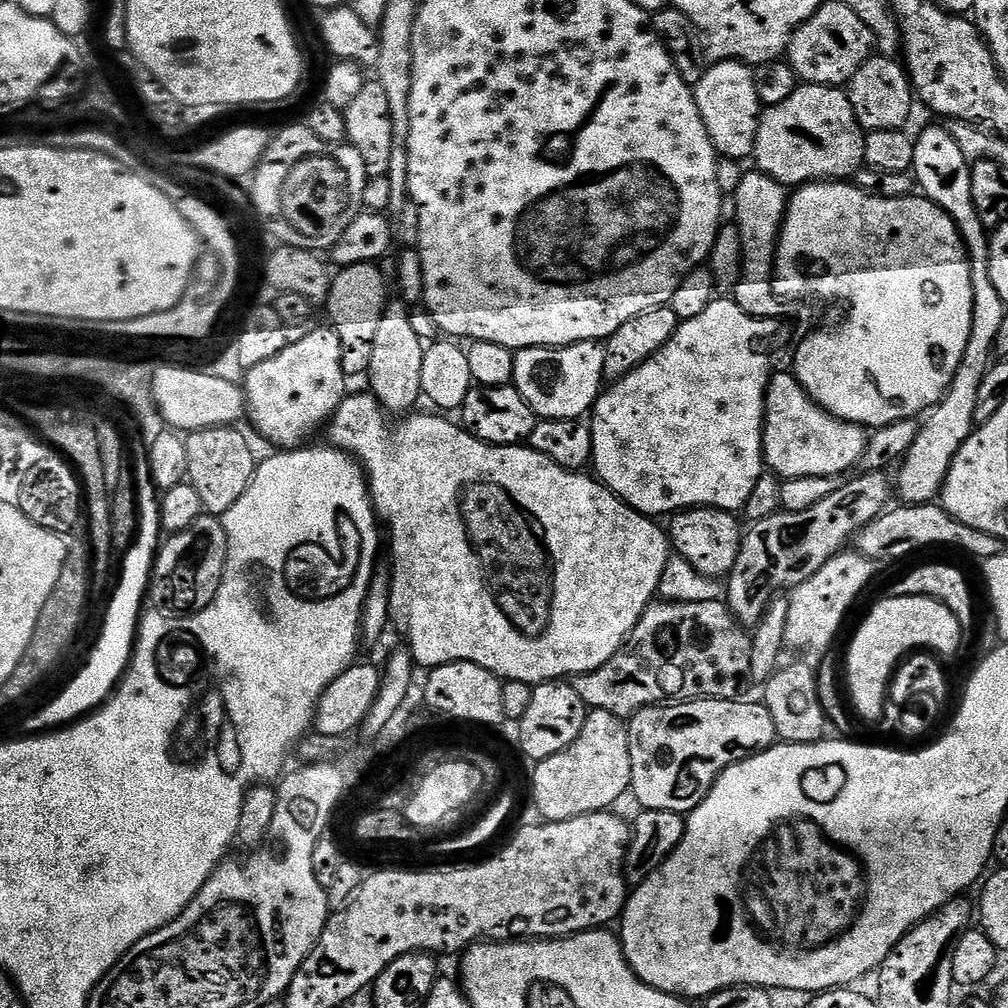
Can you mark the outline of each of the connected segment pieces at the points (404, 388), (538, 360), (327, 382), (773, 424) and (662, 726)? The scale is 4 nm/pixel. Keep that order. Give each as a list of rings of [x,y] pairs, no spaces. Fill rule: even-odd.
[[[399,298],[389,299],[384,305],[382,322],[378,322],[378,335],[374,337],[374,354],[370,357],[370,366],[366,373],[367,387],[373,396],[384,405],[389,413],[408,414],[416,403],[421,403],[422,358],[425,341],[418,338],[414,330],[409,305]]]
[[[584,340],[564,348],[522,348],[515,353],[512,384],[526,398],[537,417],[546,420],[579,420],[591,413],[604,379],[604,344]]]
[[[317,326],[306,338],[293,344],[288,343],[282,354],[274,354],[274,358],[266,358],[266,362],[258,362],[258,366],[247,369],[242,387],[246,397],[246,416],[252,424],[280,450],[295,450],[308,440],[316,431],[323,429],[332,415],[340,409],[344,400],[346,377],[342,370],[342,342],[335,330],[330,326]]]
[[[773,371],[772,378],[768,382],[768,392],[764,395],[764,463],[780,477],[781,481],[797,480],[798,478],[822,478],[823,476],[840,478],[843,472],[850,471],[852,467],[855,469],[859,465],[861,458],[864,457],[864,451],[868,445],[868,438],[869,433],[861,425],[848,424],[845,420],[839,420],[836,416],[831,416],[822,406],[814,403],[810,398],[810,394],[806,394],[806,390],[797,382],[795,375],[791,371]]]
[[[701,698],[687,702],[669,702],[663,706],[644,708],[627,721],[632,767],[631,795],[636,795],[641,809],[670,810],[687,814],[693,812],[710,794],[714,782],[732,764],[765,752],[777,743],[774,718],[763,702],[747,704],[744,698],[713,700]]]

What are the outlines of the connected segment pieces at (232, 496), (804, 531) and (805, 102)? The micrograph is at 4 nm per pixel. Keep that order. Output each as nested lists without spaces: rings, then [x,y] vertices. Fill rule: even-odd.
[[[236,426],[203,428],[189,432],[186,436],[186,458],[188,459],[187,483],[198,490],[209,516],[223,517],[250,486],[256,473],[258,456],[252,453],[252,444]]]
[[[864,472],[849,484],[841,483],[834,490],[834,494],[830,494],[830,498],[818,502],[818,506],[810,506],[810,510],[801,512],[781,510],[770,518],[755,521],[751,525],[752,529],[749,532],[747,529],[743,533],[738,562],[734,562],[734,570],[726,578],[726,603],[736,619],[745,626],[759,624],[768,613],[769,604],[777,599],[778,594],[797,588],[800,583],[806,582],[808,578],[818,573],[826,562],[844,552],[849,547],[850,541],[859,536],[867,524],[877,520],[883,512],[887,512],[894,500],[894,484],[886,477],[884,472]]]
[[[801,83],[786,102],[761,111],[752,156],[759,171],[785,186],[844,182],[865,167],[865,135],[843,87]]]

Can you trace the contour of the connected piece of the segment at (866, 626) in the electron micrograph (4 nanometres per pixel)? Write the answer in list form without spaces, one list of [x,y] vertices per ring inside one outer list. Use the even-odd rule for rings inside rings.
[[[889,596],[889,600],[878,601],[869,610],[868,617],[861,622],[860,629],[848,648],[846,692],[855,715],[861,721],[880,712],[884,676],[888,676],[892,660],[896,660],[896,656],[900,656],[900,652],[904,652],[908,644],[936,644],[936,648],[952,648],[962,644],[962,629],[958,618],[954,618],[952,611],[944,604],[925,596]]]

